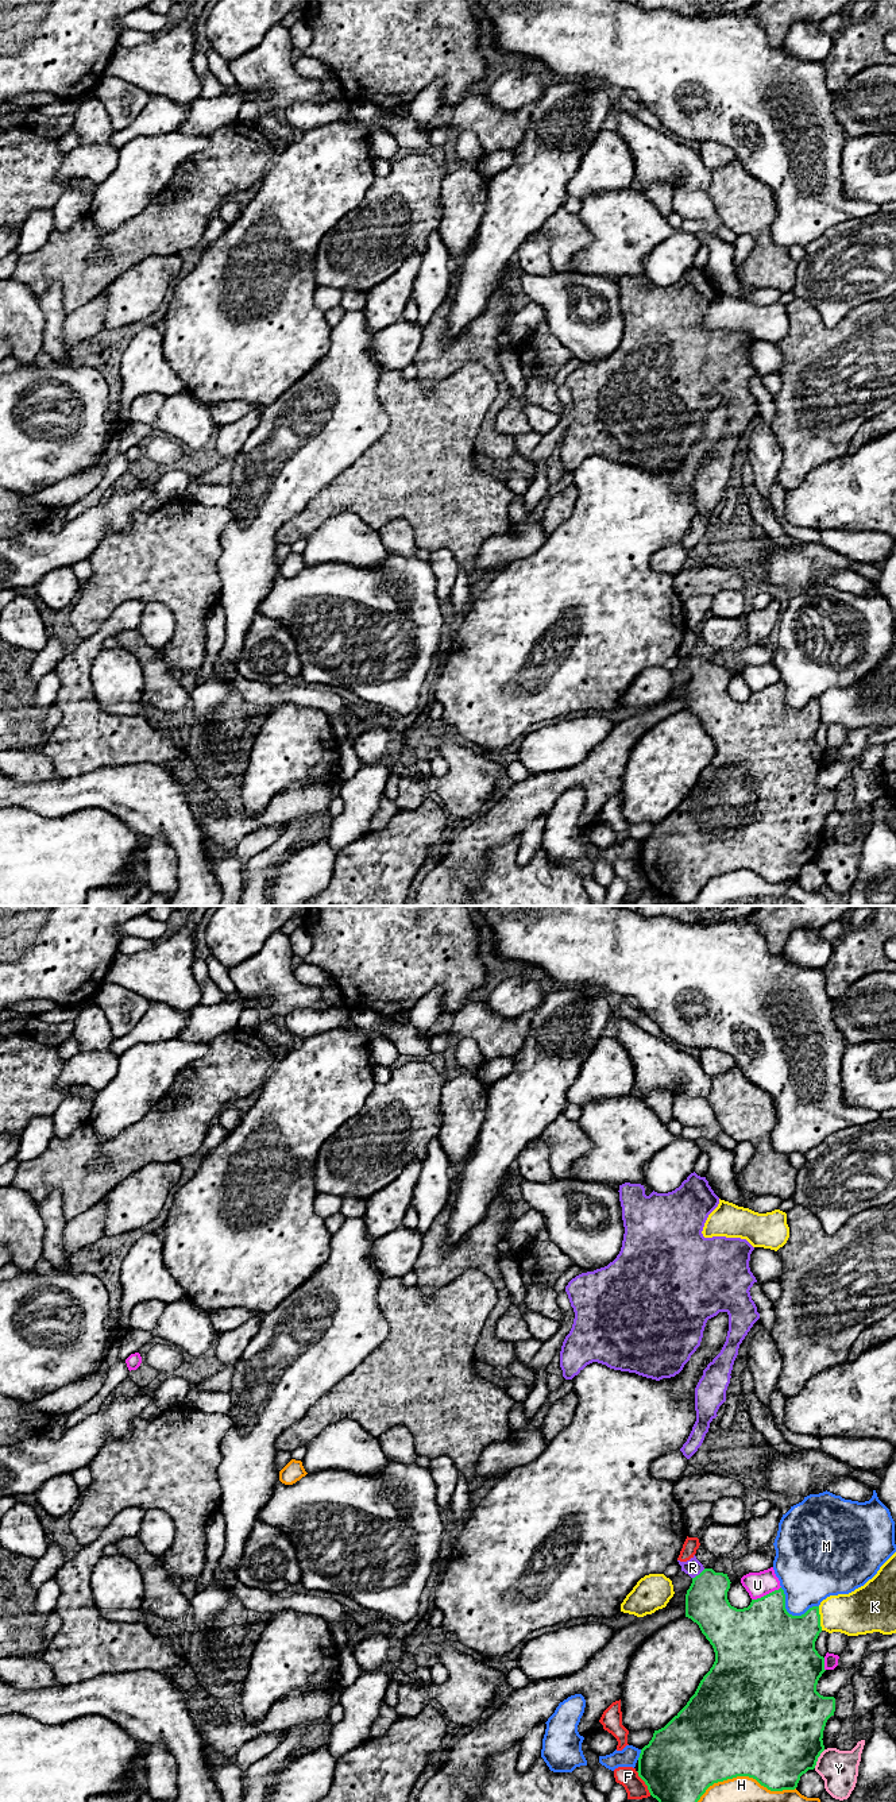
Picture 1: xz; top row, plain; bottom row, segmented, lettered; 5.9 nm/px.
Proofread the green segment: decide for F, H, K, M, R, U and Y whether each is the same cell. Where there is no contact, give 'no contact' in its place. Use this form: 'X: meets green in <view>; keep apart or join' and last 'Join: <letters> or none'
F: meets green in xz; keep apart
H: meets green in xz; keep apart
K: meets green in xz; keep apart
M: meets green in xz; keep apart
R: meets green in xz; join
U: meets green in xz; keep apart
Y: meets green in xz; keep apart
Join: R

